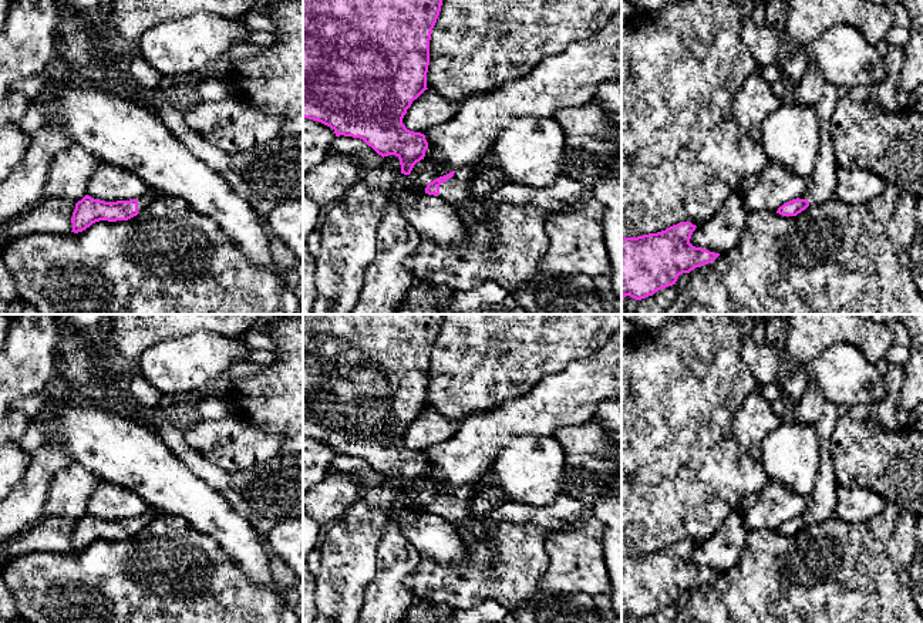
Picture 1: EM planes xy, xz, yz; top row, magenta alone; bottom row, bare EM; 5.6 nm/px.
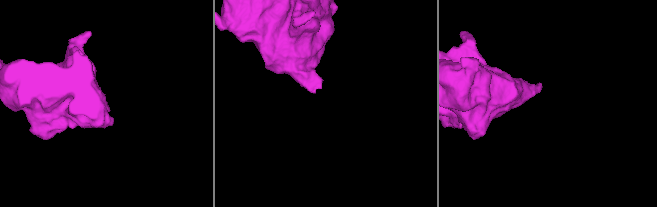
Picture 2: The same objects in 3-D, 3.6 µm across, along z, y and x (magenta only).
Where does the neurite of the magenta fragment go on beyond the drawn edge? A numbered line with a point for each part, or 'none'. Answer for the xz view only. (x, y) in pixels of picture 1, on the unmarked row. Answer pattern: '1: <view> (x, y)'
1: xz (455, 509)

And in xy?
1: xy (150, 514)

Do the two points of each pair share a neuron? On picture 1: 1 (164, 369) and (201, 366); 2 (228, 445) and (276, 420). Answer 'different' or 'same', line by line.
1: same
2: different

